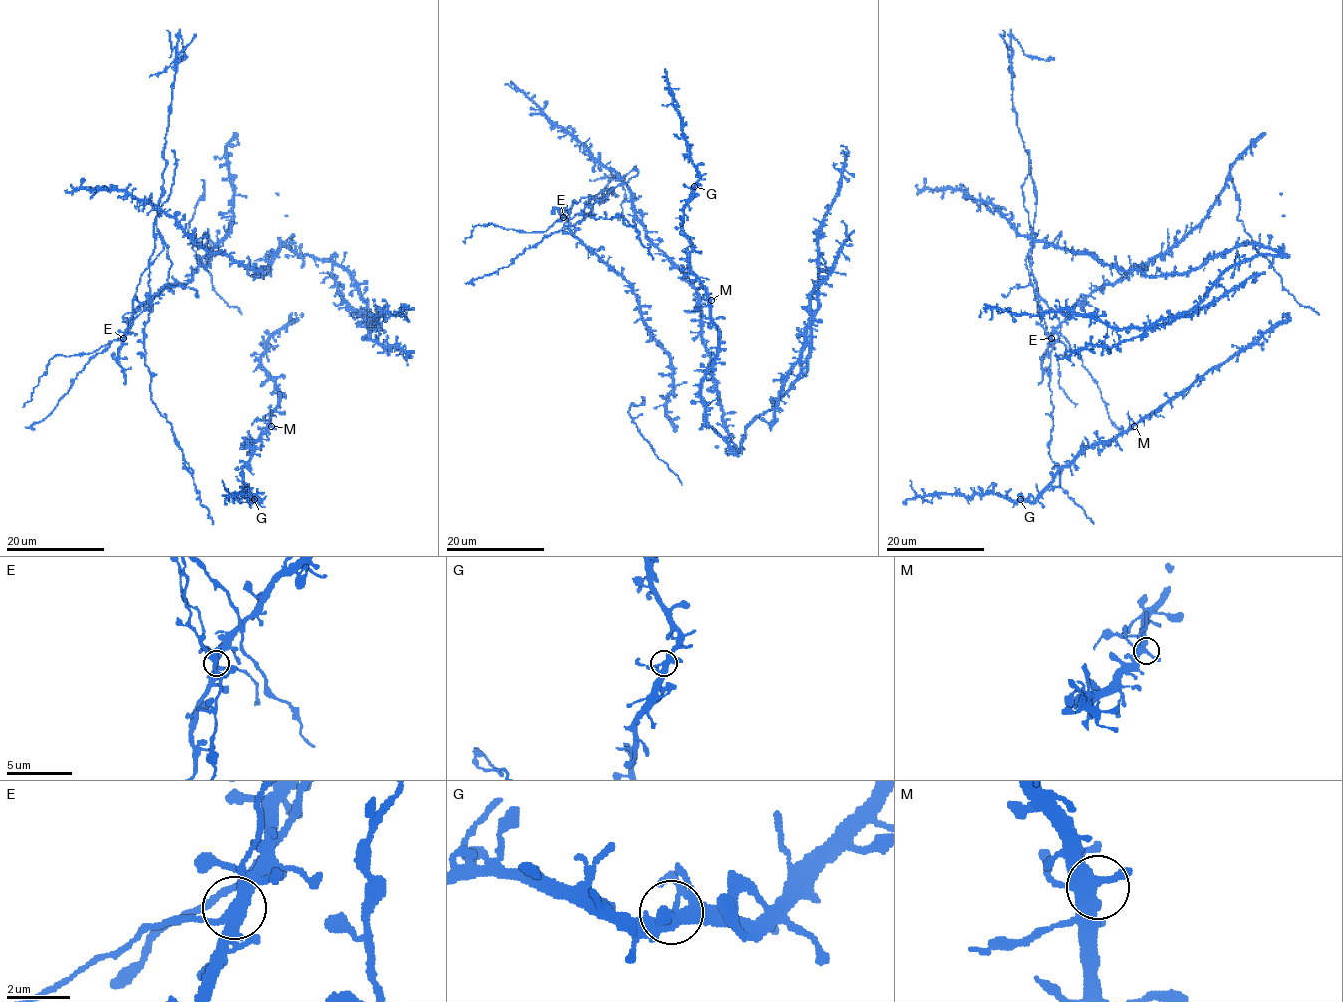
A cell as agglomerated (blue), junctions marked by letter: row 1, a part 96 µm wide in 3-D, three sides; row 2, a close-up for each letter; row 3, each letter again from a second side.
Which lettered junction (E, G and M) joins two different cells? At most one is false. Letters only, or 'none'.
E

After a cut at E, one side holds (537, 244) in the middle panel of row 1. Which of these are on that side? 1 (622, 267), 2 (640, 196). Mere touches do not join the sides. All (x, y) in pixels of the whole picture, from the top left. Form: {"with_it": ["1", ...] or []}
{"with_it": []}

